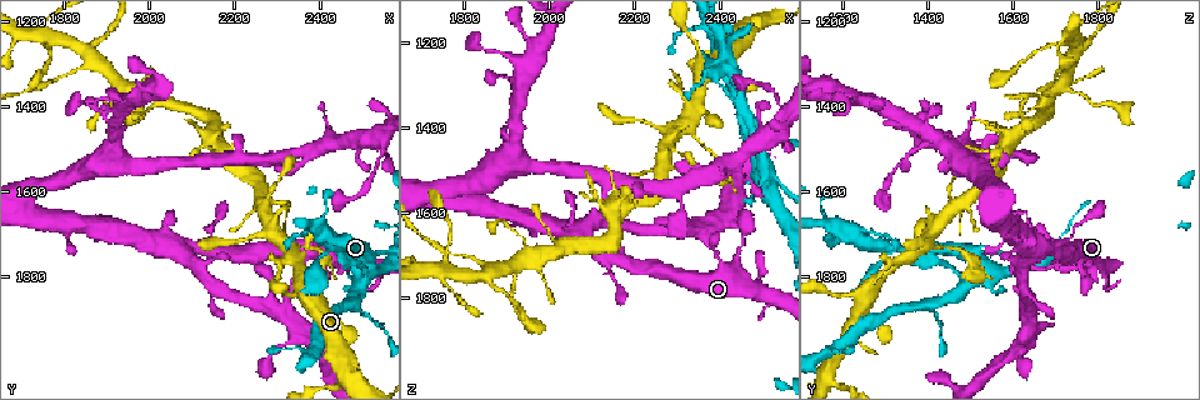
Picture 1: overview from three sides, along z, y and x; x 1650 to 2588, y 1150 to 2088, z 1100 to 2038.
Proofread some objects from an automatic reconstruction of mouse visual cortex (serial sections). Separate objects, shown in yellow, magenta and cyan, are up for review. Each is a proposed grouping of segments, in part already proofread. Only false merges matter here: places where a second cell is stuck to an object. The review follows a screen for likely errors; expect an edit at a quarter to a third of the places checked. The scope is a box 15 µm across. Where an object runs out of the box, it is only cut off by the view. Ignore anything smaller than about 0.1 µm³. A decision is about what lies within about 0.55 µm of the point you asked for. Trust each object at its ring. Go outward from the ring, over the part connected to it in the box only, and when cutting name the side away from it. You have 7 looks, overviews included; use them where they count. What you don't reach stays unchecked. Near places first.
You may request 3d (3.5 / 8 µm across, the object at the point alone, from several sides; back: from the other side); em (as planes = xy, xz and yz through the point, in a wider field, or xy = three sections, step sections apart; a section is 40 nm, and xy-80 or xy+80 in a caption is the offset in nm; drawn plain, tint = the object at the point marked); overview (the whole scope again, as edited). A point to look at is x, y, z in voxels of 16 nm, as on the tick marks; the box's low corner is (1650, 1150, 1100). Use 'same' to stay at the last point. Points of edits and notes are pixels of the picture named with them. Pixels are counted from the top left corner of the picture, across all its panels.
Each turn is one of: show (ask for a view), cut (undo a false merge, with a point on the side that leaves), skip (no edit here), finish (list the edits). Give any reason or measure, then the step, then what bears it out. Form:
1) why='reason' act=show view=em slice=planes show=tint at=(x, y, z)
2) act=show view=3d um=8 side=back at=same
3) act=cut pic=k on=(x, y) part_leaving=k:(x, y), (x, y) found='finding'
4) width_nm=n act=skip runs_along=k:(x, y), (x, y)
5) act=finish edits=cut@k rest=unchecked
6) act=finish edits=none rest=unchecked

why='sharp bend' act=show view=3d um=8 side=back at=(2495, 1785, 1525)

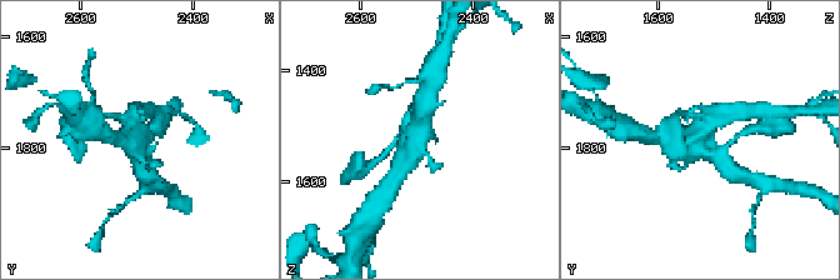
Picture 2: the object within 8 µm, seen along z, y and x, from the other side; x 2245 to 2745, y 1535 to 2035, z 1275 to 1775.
act=show view=3d um=3.5 at=(2500, 1790, 1525)

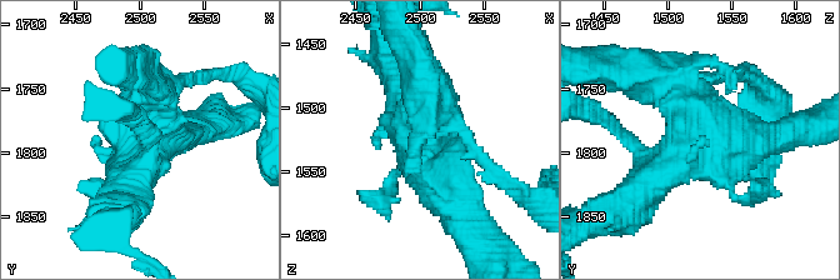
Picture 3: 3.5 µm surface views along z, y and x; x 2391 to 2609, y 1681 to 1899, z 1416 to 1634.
why='now the EM' act=show view=em slice=xy step=3 show=tint at=(2498, 1788, 1530)

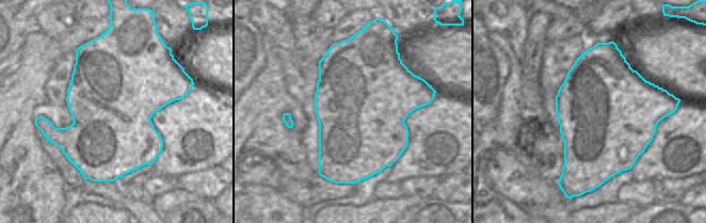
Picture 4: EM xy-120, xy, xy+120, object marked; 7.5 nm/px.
act=skip found='one cell here'

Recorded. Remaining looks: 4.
why='thin neck' act=show view=3d um=3.5 at=(2540, 1525, 1340)

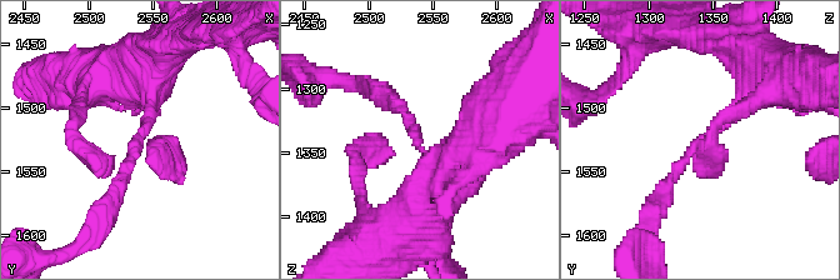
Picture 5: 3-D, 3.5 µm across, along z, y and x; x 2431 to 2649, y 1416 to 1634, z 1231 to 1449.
why='shape alone is not enough' act=show view=em slice=xy step=2 show=tint at=(2538, 1522, 1342)

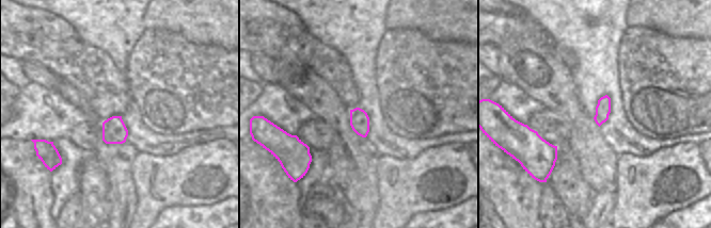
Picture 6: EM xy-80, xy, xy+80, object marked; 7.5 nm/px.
width_nm=140 act=skip runs_along=5:(753, 80), (660, 203) found='continuous, no second cell'

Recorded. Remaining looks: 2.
why='three-way junction' act=show view=3d um=3.5 at=(2490, 1880, 1410)

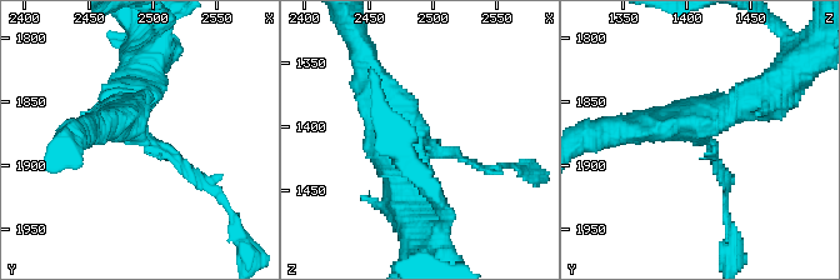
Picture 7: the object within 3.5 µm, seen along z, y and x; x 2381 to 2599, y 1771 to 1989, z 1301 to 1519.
arms=3 arm_widths_nm=150,350,500 why='need the tissue' act=show view=em slice=xy step=1 show=tint at=(2494, 1876, 1412)

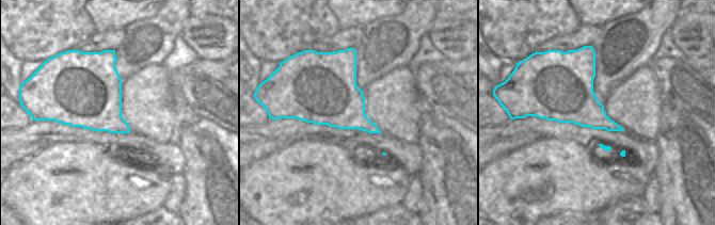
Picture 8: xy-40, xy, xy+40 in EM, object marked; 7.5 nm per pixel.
act=skip found='one cell here'

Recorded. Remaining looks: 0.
act=finish edits=none rest=unchecked

